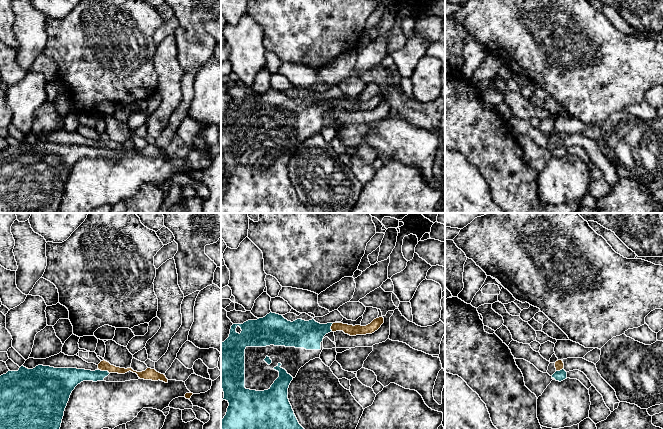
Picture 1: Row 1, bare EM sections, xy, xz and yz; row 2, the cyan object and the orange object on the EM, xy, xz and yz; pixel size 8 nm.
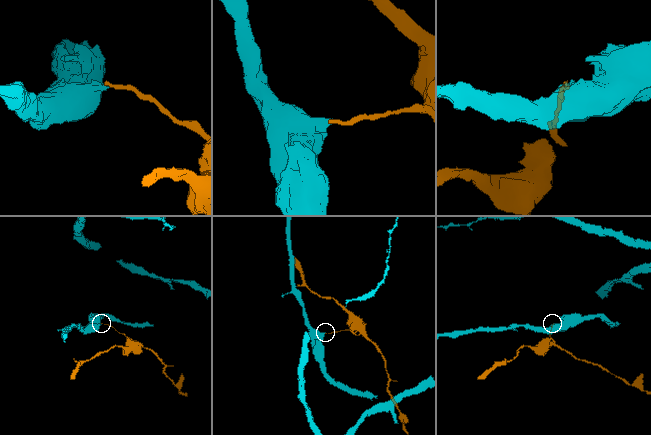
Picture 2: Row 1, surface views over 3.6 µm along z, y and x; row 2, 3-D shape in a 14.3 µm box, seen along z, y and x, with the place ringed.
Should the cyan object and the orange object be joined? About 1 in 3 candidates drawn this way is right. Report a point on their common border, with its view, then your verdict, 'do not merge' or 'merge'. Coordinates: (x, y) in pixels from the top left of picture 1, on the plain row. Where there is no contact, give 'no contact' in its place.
xy (104, 147) | do not merge

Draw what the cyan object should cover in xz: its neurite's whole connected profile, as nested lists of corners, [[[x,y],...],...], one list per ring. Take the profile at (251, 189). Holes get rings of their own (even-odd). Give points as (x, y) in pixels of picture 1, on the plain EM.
[[[270,88],[263,94],[231,102],[229,113],[221,119],[221,164],[223,176],[229,179],[221,196],[221,213],[313,213],[299,200],[288,175],[288,164],[301,143],[320,133],[323,114],[332,108],[332,100],[320,100],[314,94],[291,98]]]

